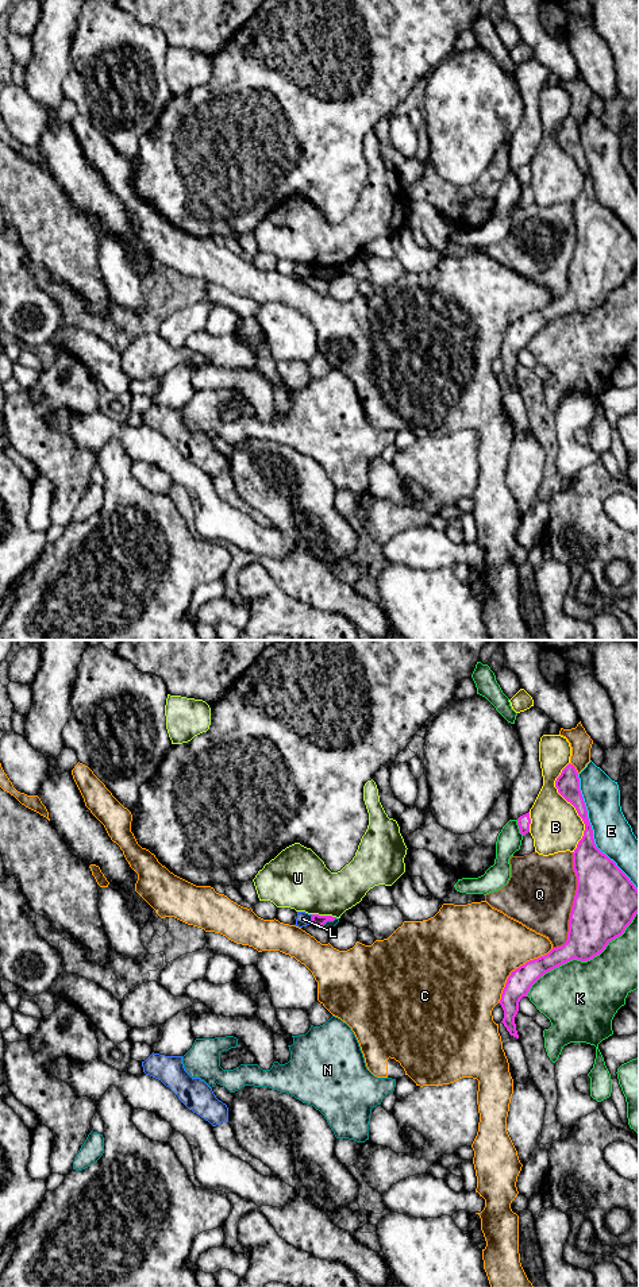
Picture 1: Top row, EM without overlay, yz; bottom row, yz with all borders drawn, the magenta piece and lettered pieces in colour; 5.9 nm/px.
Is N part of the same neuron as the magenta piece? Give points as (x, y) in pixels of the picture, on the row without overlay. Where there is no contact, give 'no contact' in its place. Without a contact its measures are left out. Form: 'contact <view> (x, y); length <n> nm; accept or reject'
contact yz (327, 272); length 110 nm; reject

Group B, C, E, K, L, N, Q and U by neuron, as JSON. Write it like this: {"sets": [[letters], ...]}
{"sets": [["B"], ["C"], ["E"], ["K"], ["L"], ["N"], ["Q"], ["U"]]}

